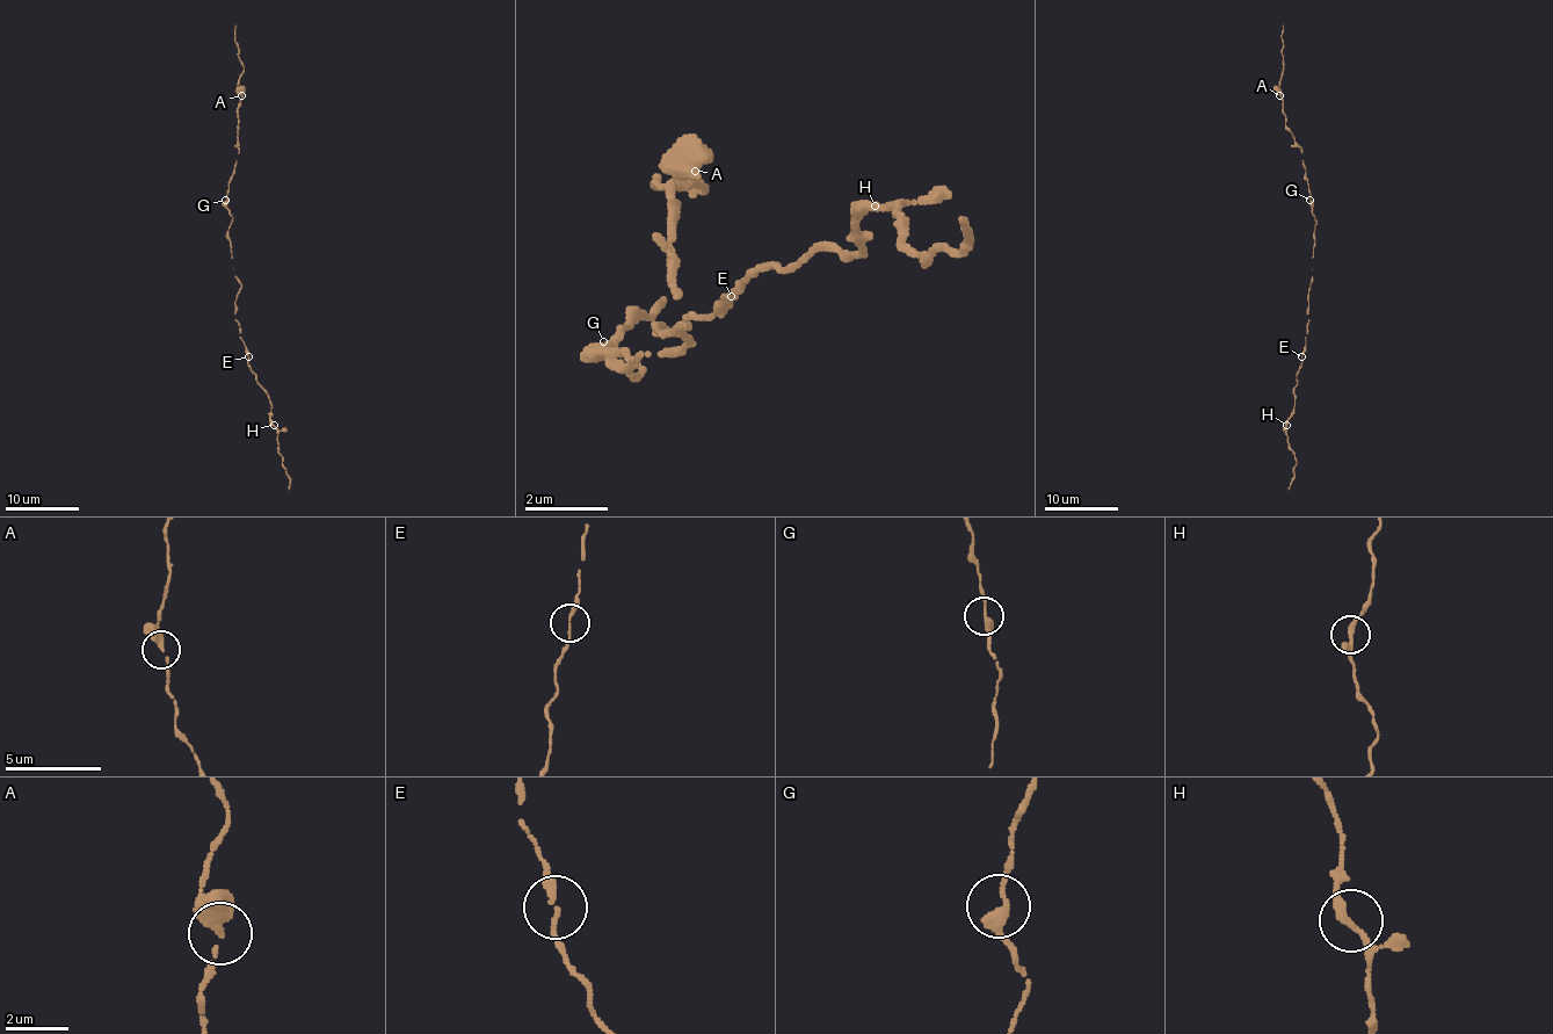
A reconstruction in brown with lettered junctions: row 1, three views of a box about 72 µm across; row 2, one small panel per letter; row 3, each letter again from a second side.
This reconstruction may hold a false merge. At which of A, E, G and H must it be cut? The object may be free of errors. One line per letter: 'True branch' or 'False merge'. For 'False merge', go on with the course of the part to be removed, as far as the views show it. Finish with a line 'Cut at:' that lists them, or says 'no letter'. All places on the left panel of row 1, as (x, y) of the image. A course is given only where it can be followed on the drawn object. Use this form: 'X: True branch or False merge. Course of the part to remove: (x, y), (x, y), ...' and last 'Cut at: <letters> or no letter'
A: True branch
E: True branch
G: True branch
H: True branch
Cut at: no letter

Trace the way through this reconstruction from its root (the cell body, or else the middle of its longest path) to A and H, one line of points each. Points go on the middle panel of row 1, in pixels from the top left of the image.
A: (645, 352), (624, 373), (614, 362), (645, 373), (603, 341), (676, 299), (666, 237), (676, 185), (697, 174)
H: (645, 352), (676, 352), (687, 341), (655, 331), (708, 320), (760, 268), (812, 247), (854, 258), (875, 205)

